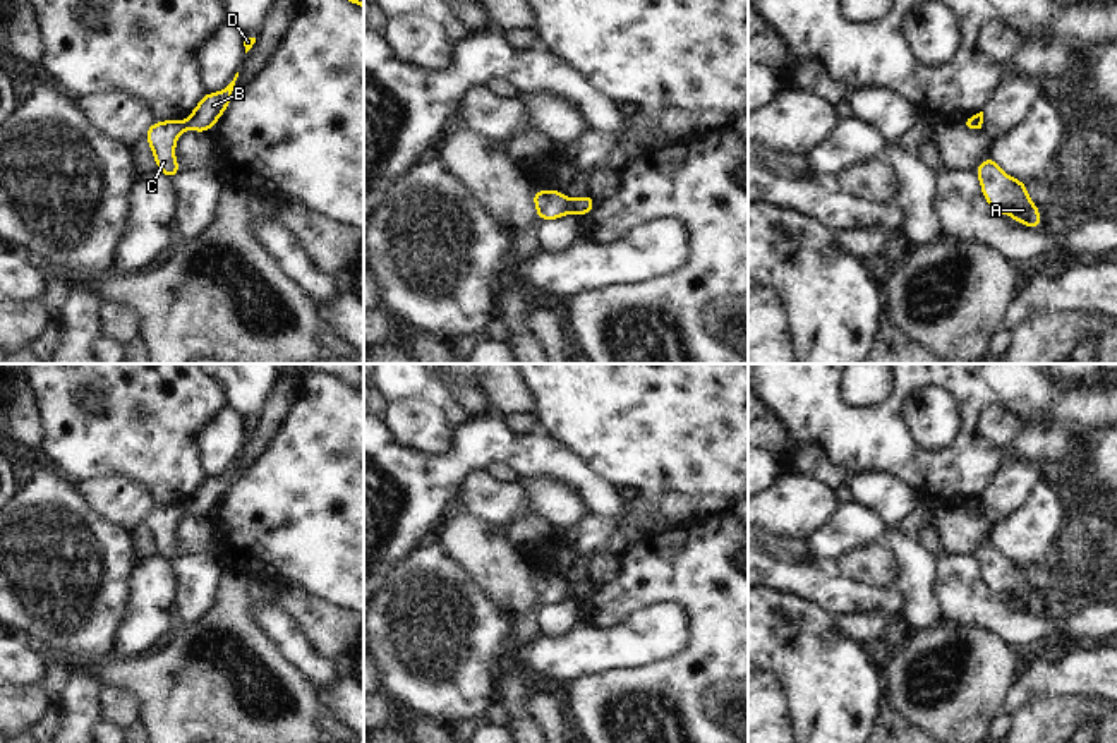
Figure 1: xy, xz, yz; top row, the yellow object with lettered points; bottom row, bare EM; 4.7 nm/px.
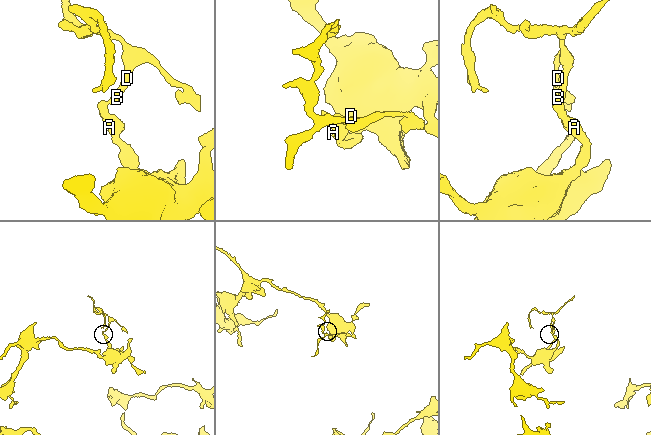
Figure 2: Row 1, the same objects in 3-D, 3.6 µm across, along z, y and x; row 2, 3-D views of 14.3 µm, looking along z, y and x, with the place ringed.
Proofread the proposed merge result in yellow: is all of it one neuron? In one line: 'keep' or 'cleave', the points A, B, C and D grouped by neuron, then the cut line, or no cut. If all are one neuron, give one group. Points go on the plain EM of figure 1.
cleave; A C / B D; cut in xz along (572, 585), (570, 596)

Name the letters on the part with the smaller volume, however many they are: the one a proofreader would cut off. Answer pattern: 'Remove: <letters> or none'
Remove: B, D

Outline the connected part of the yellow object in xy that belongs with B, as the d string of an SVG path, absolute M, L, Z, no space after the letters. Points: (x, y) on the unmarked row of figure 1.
M238 456L220 477L206 477L197 487L196 494L184 504L184 510L196 516L208 516L218 506L225 492L232 487L232 475L237 462Z

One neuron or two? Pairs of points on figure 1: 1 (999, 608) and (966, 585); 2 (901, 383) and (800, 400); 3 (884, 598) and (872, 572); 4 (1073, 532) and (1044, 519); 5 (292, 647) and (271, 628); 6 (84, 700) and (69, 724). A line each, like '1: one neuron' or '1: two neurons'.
1: one neuron
2: one neuron
3: two neurons
4: two neurons
5: one neuron
6: one neuron

